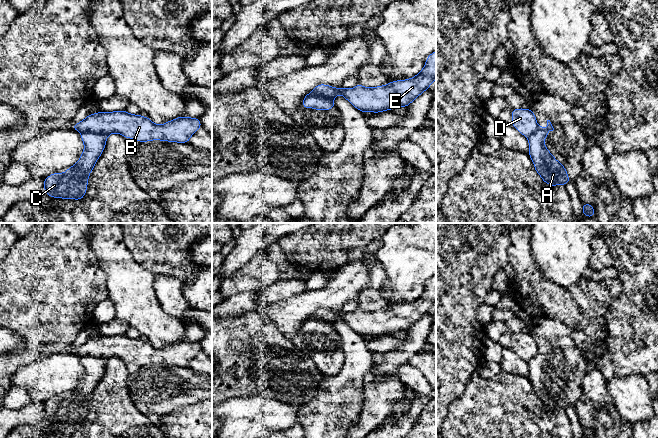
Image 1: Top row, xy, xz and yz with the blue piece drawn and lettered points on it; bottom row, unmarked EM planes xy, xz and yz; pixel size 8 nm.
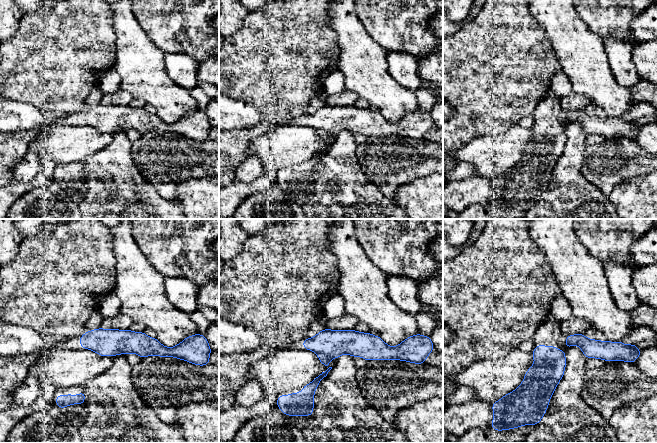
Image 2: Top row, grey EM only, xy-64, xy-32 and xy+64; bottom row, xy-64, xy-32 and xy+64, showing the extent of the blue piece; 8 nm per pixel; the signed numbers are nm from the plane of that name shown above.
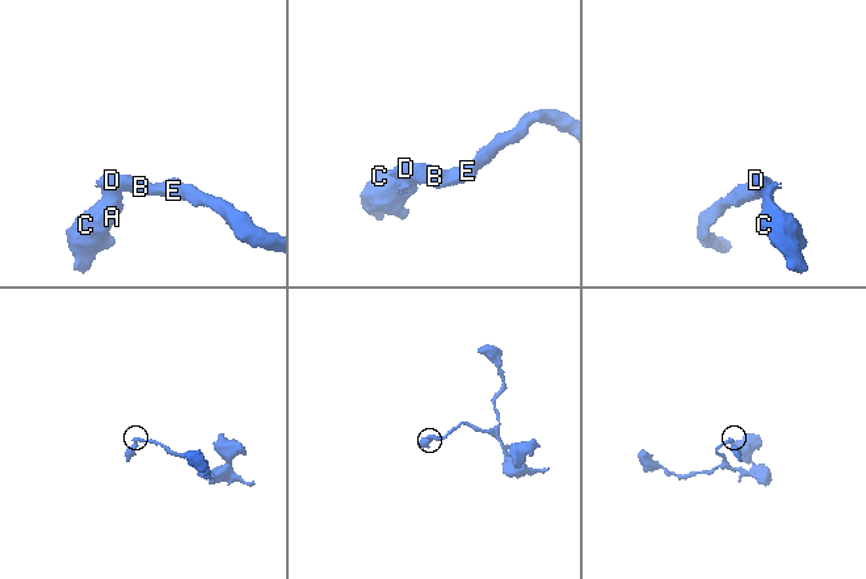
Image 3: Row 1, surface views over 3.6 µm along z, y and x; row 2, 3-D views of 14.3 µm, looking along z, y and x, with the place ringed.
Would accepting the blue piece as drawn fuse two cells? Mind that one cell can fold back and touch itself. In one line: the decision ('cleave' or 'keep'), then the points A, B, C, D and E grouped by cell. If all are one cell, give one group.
cleave | A C / B D E

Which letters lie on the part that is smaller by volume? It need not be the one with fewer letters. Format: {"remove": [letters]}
{"remove": ["A", "C"]}

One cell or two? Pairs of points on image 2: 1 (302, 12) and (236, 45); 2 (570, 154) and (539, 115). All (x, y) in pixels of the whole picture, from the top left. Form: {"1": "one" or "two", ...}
{"1": "one", "2": "two"}

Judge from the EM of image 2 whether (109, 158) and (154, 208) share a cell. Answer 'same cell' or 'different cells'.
same cell

